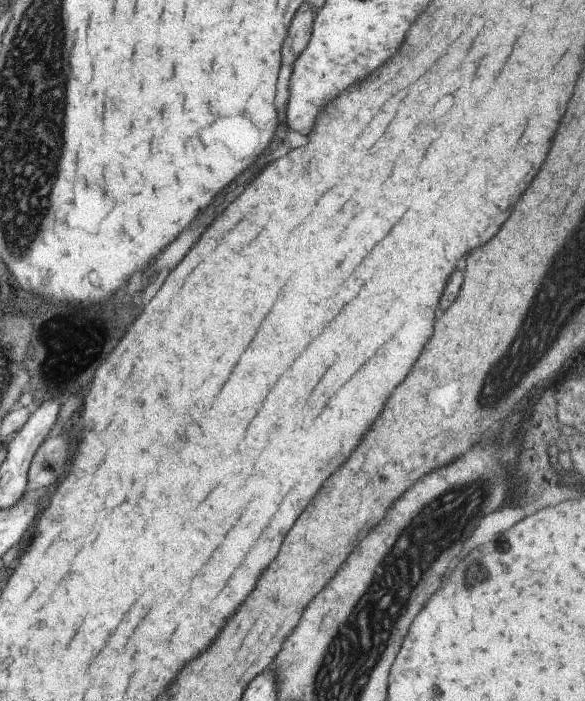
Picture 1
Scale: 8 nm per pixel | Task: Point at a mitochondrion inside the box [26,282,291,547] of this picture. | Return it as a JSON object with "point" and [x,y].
{"point":[51,463]}

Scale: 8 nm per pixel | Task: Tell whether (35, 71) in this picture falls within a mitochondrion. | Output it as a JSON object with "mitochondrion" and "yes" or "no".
{"mitochondrion":"yes"}

